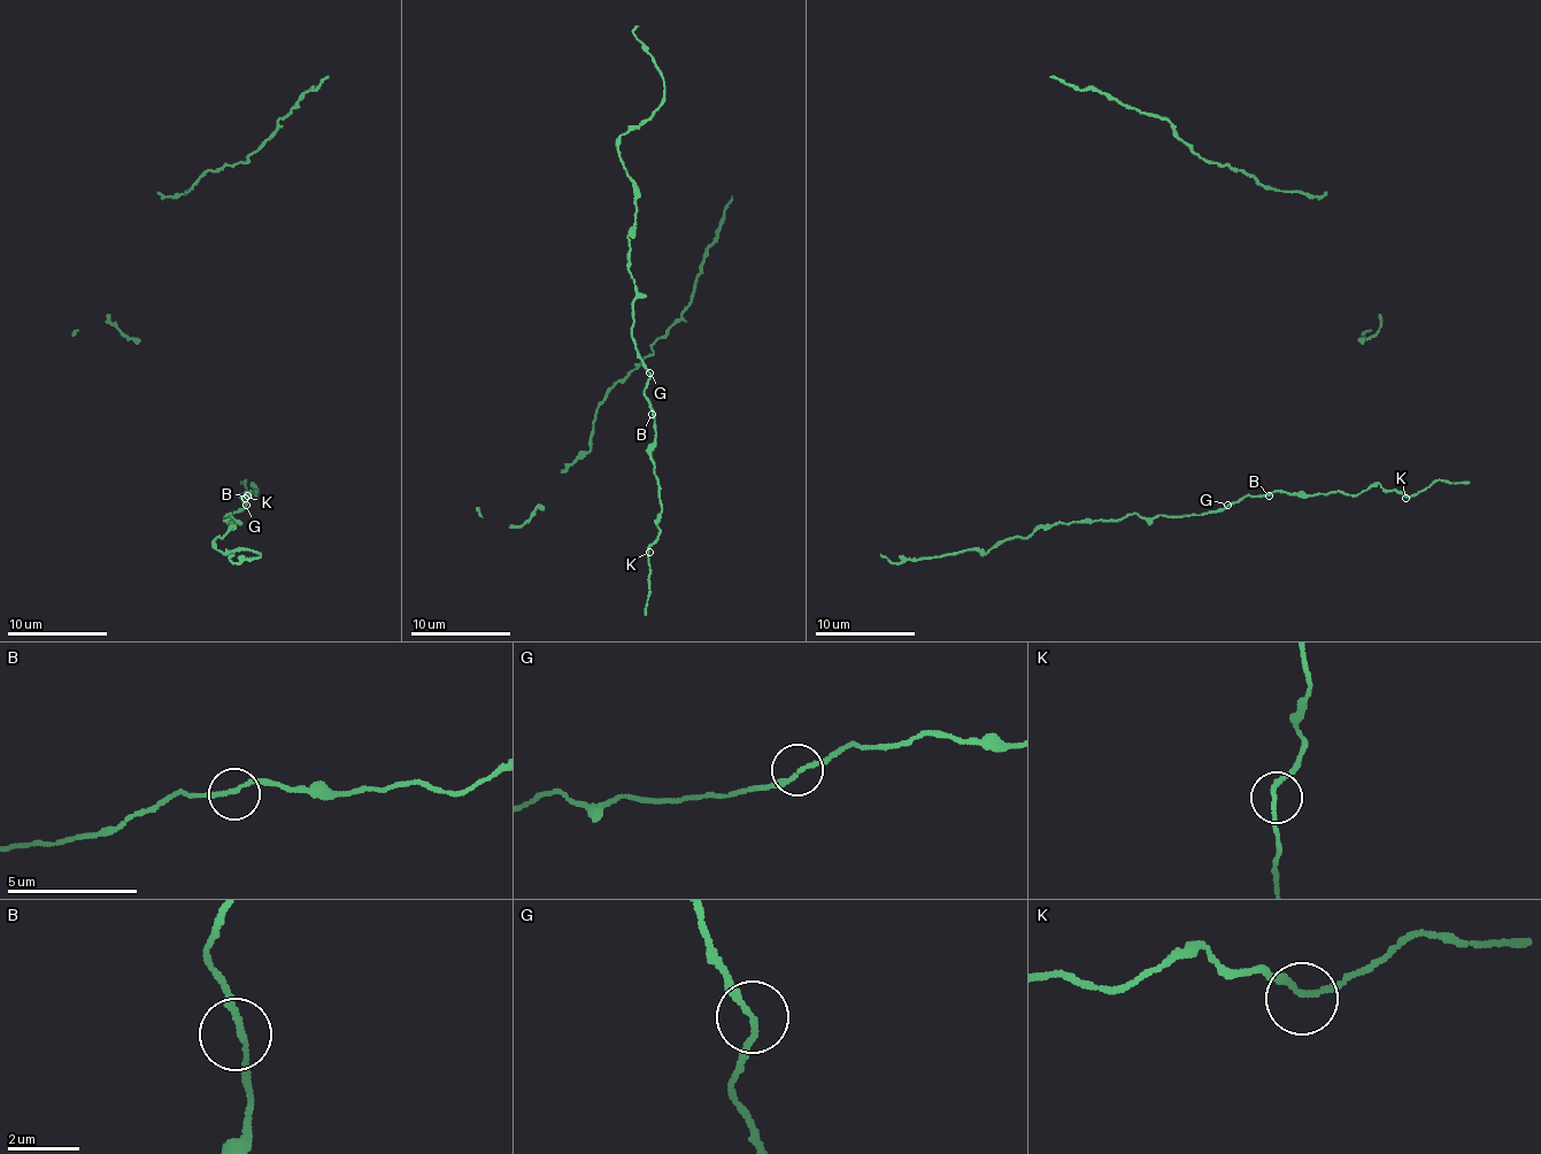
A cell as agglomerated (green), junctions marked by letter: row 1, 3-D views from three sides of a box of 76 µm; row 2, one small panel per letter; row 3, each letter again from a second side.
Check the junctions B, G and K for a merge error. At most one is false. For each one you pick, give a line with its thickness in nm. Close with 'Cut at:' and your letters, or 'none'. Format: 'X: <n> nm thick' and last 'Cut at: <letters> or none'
Cut at: none

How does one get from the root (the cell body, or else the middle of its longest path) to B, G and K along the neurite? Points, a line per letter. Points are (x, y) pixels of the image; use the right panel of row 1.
B: (1373, 483), (1356, 495), (1339, 491), (1311, 495), (1273, 491), (1269, 495)
G: (1373, 483), (1356, 495), (1339, 491), (1311, 495), (1273, 491), (1264, 495), (1243, 495), (1226, 506)
K: (1373, 483), (1386, 491), (1399, 491), (1405, 498)

